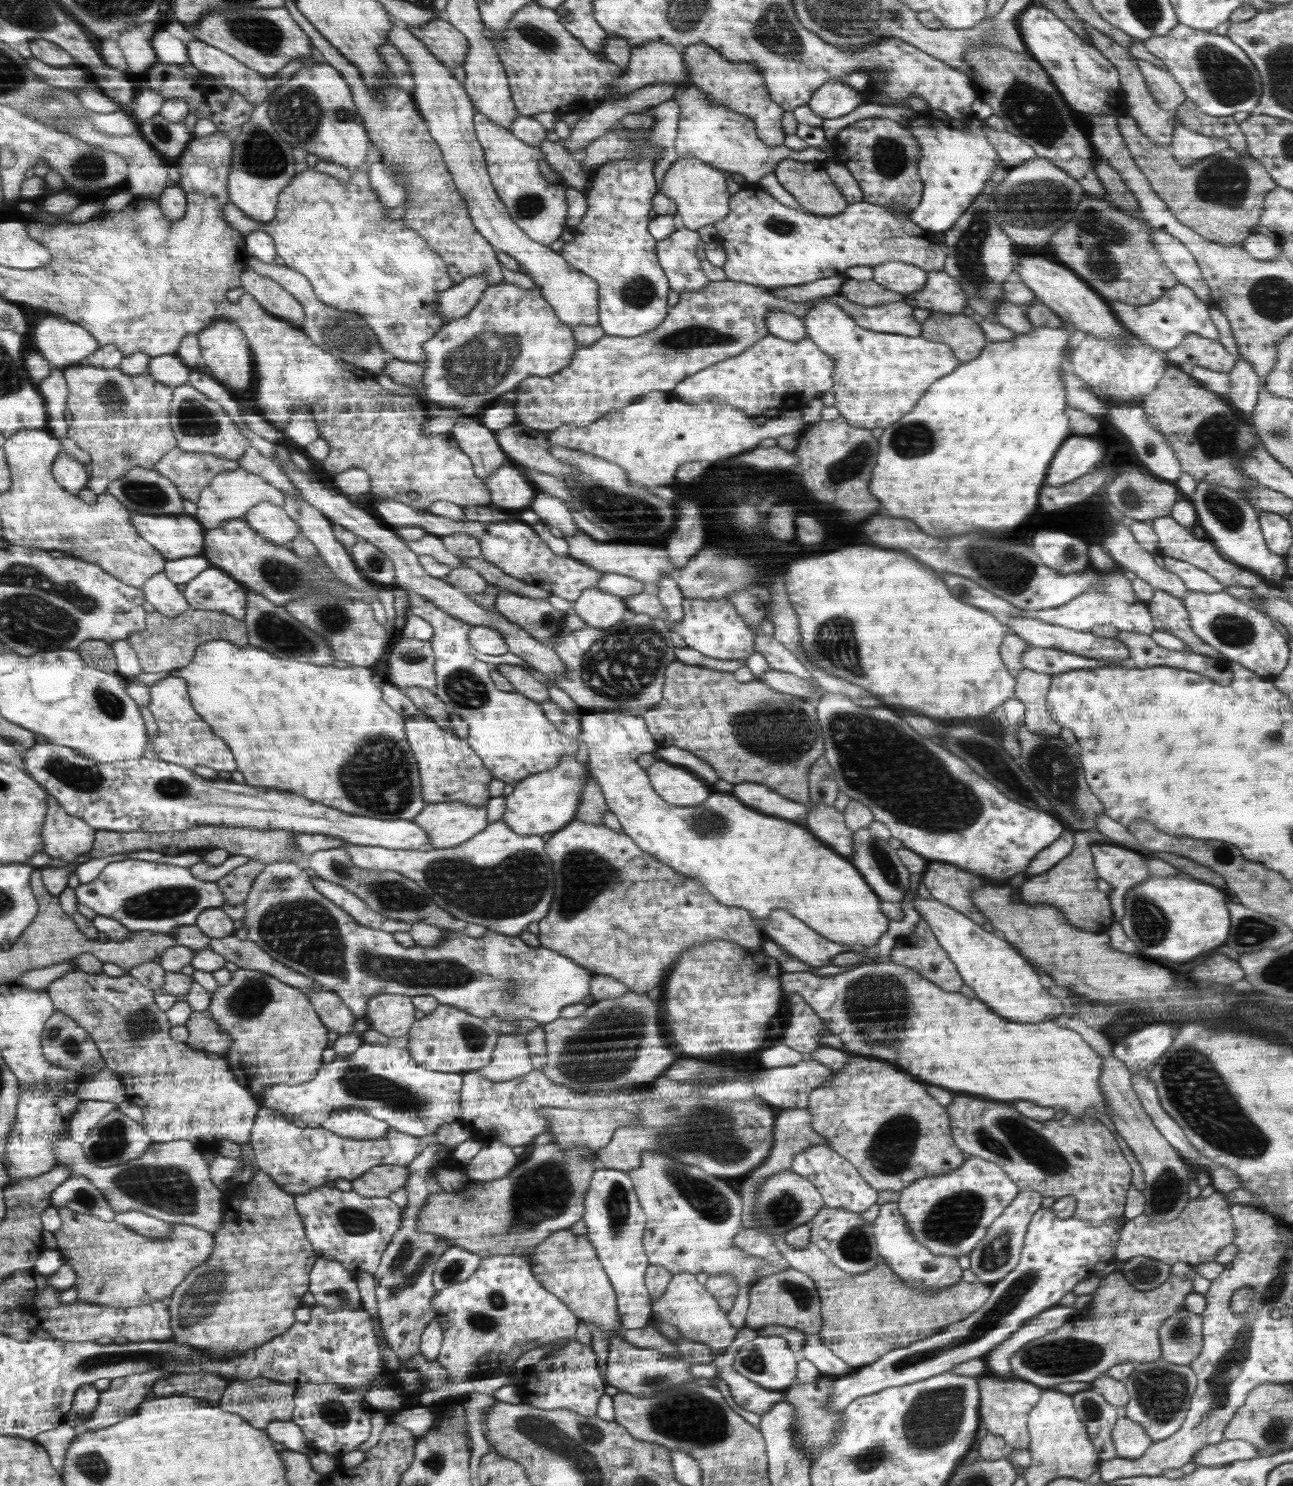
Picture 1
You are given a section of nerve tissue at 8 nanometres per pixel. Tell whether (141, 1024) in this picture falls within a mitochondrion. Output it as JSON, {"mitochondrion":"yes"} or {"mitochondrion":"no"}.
{"mitochondrion":"yes"}

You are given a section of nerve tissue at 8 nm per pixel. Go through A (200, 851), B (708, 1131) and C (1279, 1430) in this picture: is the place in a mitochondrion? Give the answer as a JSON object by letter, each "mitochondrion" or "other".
{"A":"other","B":"mitochondrion","C":"mitochondrion"}

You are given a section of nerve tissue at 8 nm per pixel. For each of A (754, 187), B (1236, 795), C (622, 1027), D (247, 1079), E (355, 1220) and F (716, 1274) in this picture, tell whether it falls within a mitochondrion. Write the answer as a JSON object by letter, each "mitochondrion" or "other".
{"A":"other","B":"other","C":"mitochondrion","D":"other","E":"mitochondrion","F":"other"}

